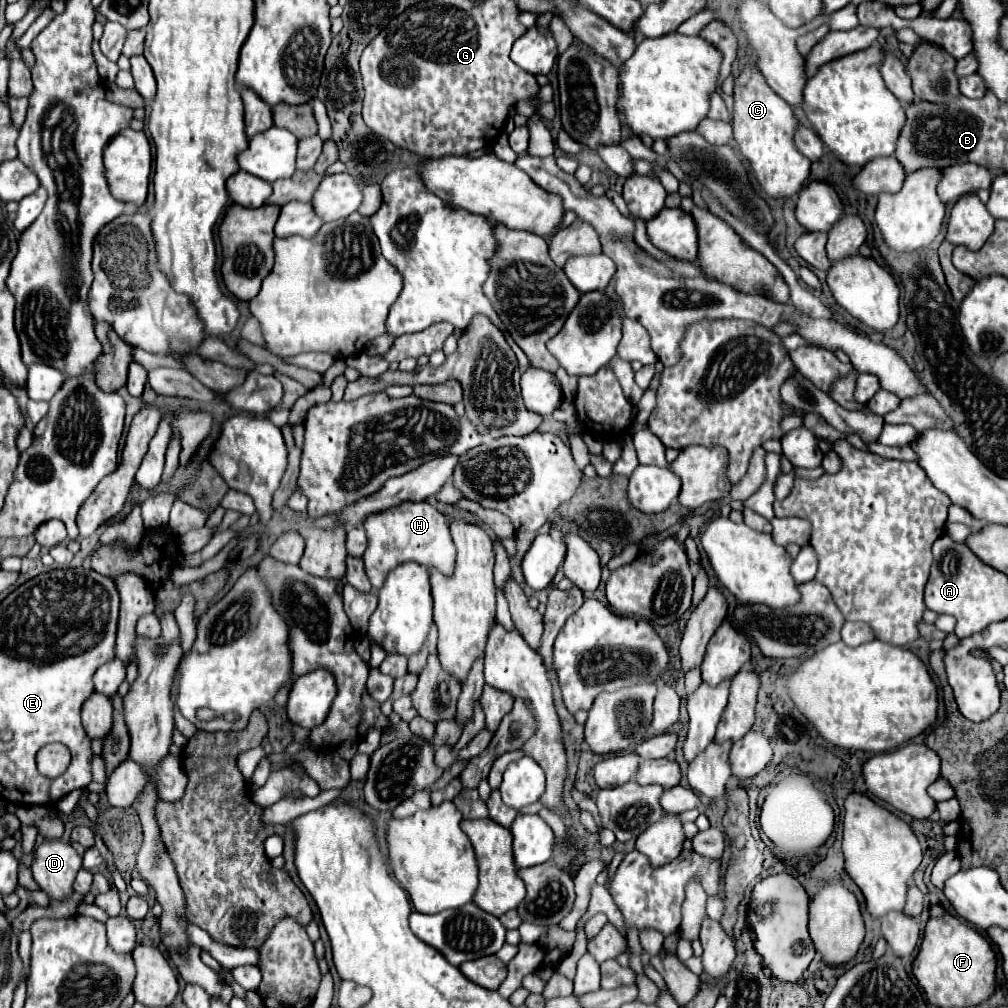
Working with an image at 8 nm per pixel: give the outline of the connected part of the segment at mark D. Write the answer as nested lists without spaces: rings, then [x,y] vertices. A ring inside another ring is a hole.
[[[52,839],[34,849],[30,869],[40,891],[44,891],[52,901],[60,901],[74,893],[72,883],[80,867],[82,857],[72,849],[72,845]]]

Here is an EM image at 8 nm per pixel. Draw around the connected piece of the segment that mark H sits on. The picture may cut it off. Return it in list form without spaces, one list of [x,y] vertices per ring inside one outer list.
[[[428,501],[400,503],[400,507],[390,507],[380,515],[368,515],[368,519],[364,519],[362,525],[368,535],[368,549],[362,559],[372,589],[380,589],[384,585],[388,571],[404,561],[418,561],[426,567],[436,567],[446,575],[452,573],[456,547],[450,537],[448,521]]]

